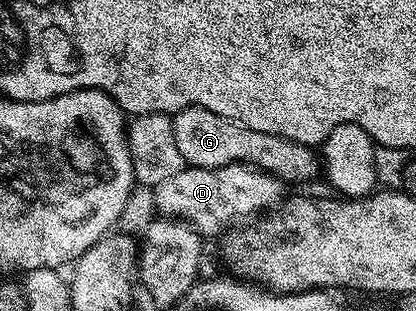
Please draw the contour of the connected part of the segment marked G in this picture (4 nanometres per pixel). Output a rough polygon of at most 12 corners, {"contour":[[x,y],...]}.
{"contour":[[191,105],[172,114],[186,166],[319,173],[314,146]]}

